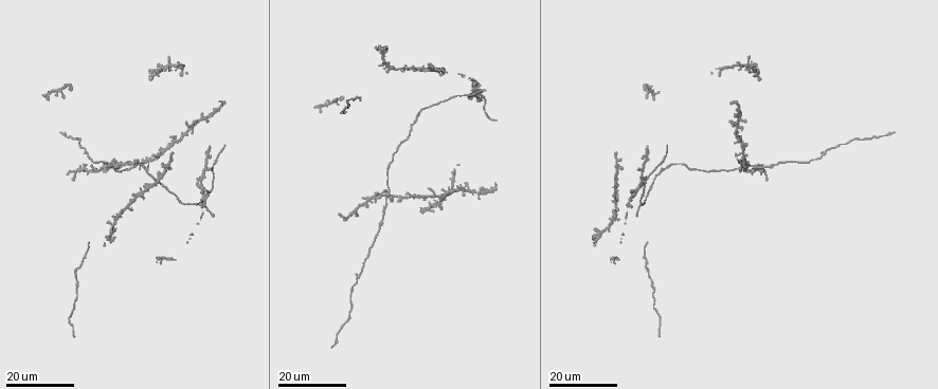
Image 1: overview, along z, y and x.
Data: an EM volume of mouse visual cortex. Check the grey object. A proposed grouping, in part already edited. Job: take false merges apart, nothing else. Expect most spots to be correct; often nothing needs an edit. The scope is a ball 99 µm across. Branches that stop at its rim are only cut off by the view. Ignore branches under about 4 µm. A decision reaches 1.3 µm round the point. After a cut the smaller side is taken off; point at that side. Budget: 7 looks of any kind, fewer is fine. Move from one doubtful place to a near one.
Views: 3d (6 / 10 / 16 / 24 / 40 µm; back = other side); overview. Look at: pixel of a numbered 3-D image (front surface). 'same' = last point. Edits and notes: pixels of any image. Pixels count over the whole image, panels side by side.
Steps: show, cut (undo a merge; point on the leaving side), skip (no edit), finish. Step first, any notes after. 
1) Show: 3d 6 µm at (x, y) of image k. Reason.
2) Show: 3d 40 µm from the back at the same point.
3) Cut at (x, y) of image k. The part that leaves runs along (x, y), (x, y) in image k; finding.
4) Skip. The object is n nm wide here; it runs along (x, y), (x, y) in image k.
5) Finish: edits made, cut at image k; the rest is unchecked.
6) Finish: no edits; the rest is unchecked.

Show: 3d 16 µm at (340, 331) of image 1.

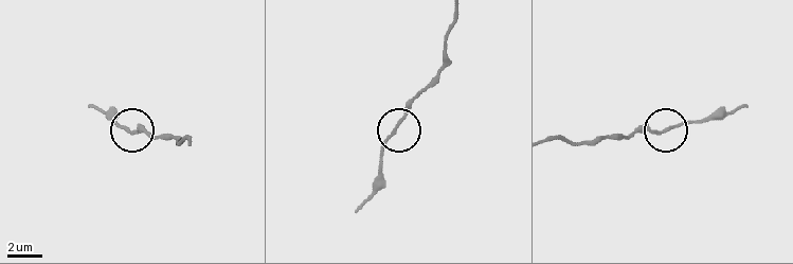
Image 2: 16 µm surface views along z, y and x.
Show: 3d 6 µm at (663, 129) of image 2.

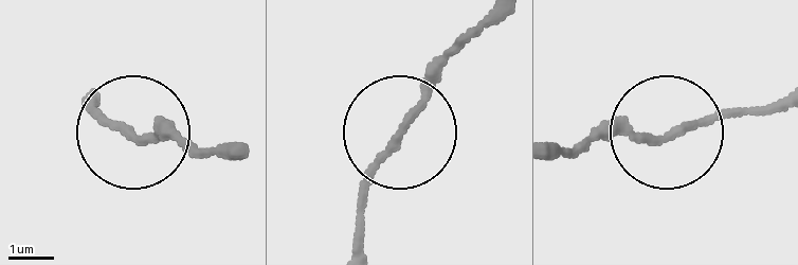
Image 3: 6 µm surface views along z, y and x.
Skip. It runs along (488, 20), (370, 180), (355, 233) in image 3; one cell here.

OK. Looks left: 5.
Show: 3d 16 µm at (114, 165) of image 1. Looks like a crossing.

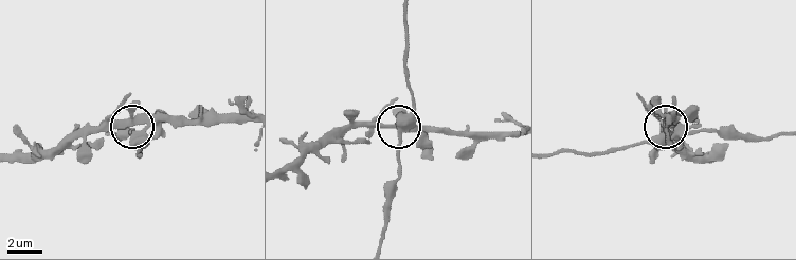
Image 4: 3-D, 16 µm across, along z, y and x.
Show: 3d 6 µm at (133, 132) of image 4.

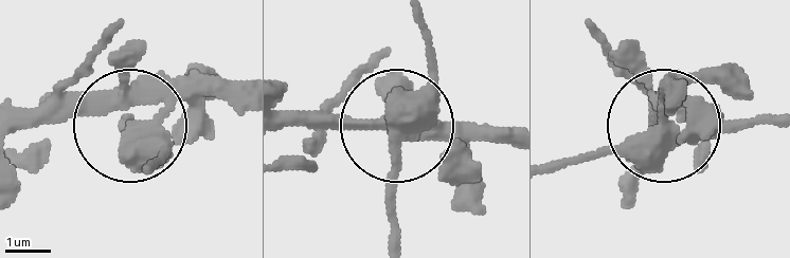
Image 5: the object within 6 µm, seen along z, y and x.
Skip. The object is 390 nm wide here; it runs along (555, 165), (658, 127), (726, 135), (772, 124) in image 5; all the same cell.

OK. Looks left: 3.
Show: 3d 24 µm at (111, 225) of image 1. Looks like a crossing.

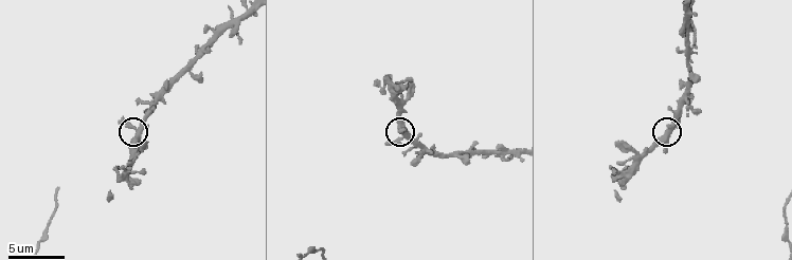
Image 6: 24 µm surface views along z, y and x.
Show: 3d 6 µm at (401, 137) of image 6. Closer look.

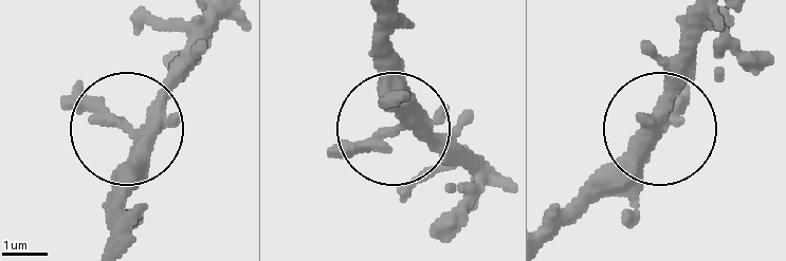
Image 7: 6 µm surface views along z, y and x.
Skip. The object is 310 nm wide here; one cell here.

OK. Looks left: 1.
Finish: no edits; the rest is unchecked.

